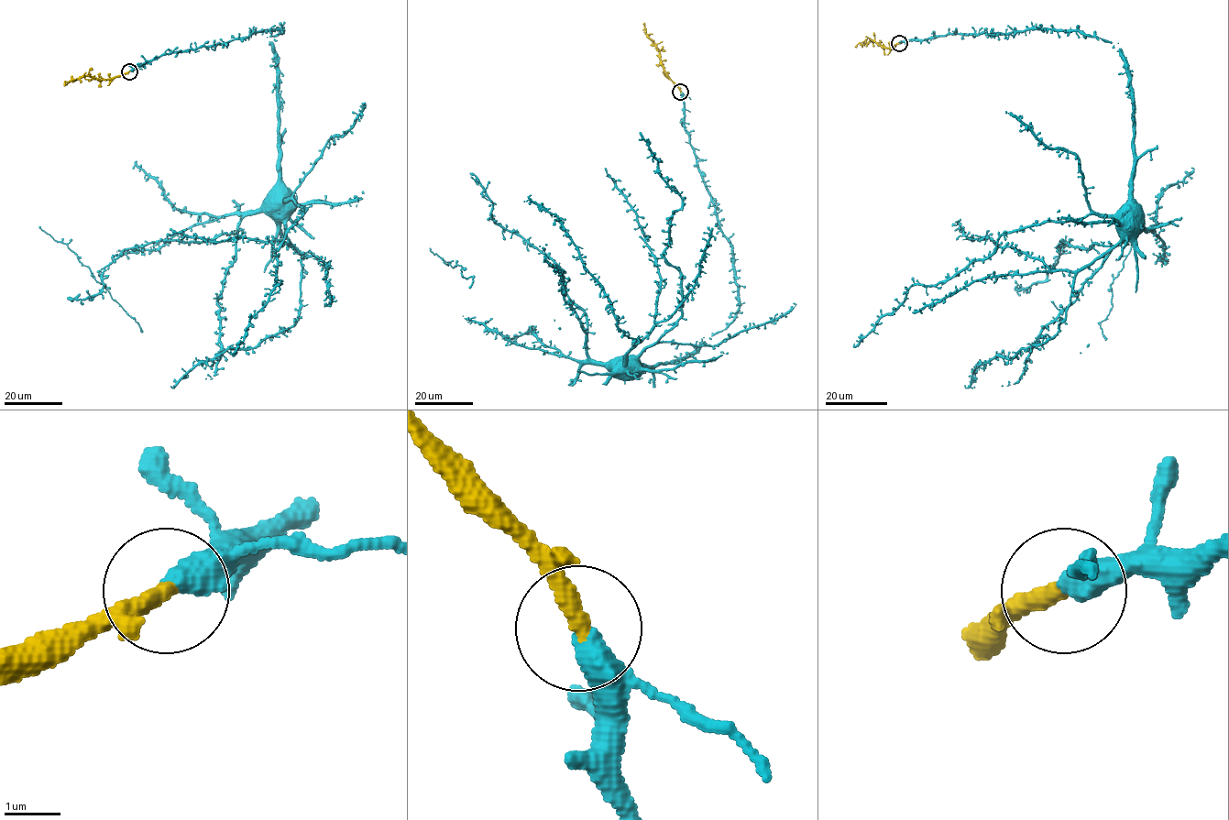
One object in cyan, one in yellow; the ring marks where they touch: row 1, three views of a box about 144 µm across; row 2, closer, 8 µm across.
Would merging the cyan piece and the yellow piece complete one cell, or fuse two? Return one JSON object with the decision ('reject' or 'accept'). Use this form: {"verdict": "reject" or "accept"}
{"verdict": "accept"}

